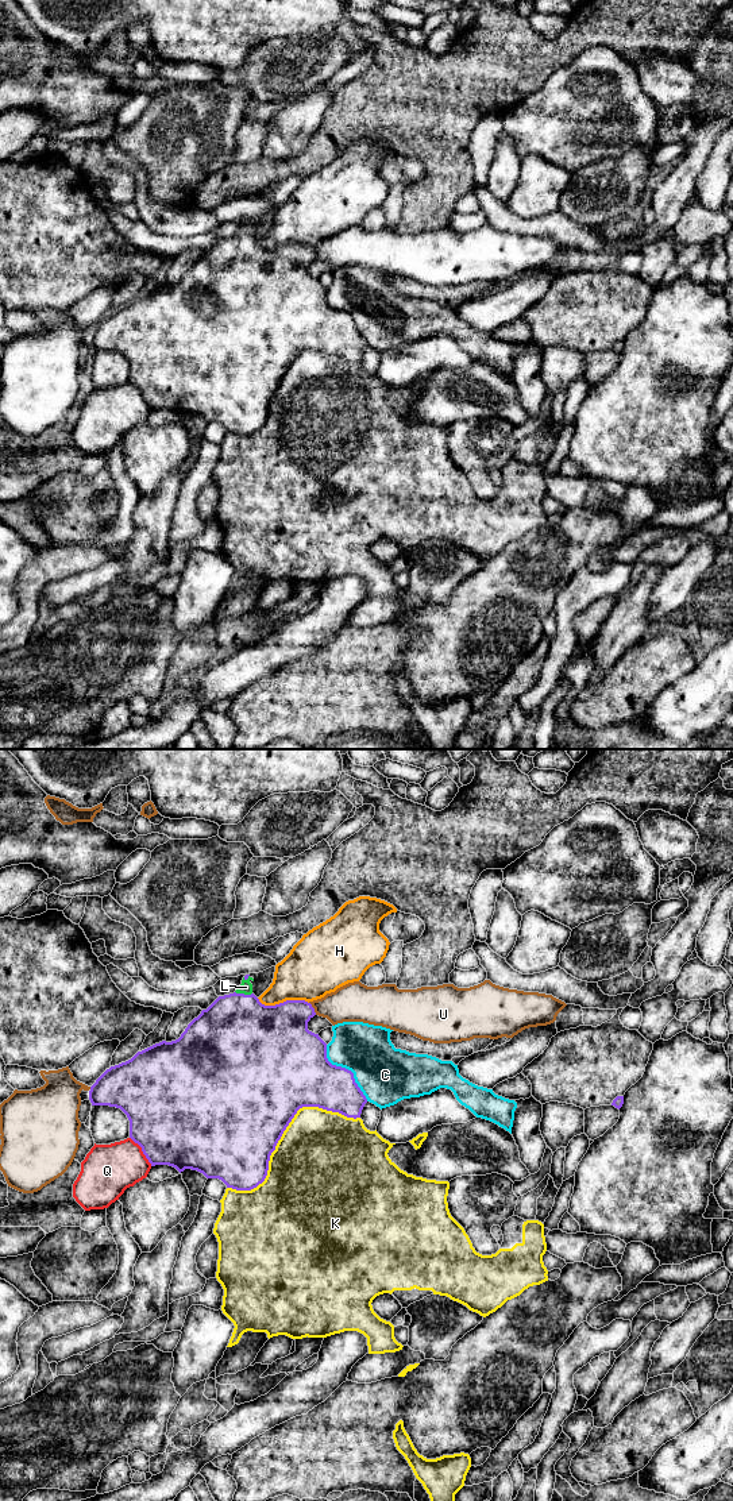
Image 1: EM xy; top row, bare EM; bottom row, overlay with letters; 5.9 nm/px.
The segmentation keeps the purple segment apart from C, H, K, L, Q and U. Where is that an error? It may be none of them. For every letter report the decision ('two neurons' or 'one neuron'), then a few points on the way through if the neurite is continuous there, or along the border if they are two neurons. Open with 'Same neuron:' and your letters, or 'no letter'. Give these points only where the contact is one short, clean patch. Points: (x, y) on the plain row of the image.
Same neuron: L
C: two neurons
H: two neurons
K: two neurons
L: one neuron | across xy (236, 278), (243, 238), (246, 231)
Q: two neurons
U: two neurons

